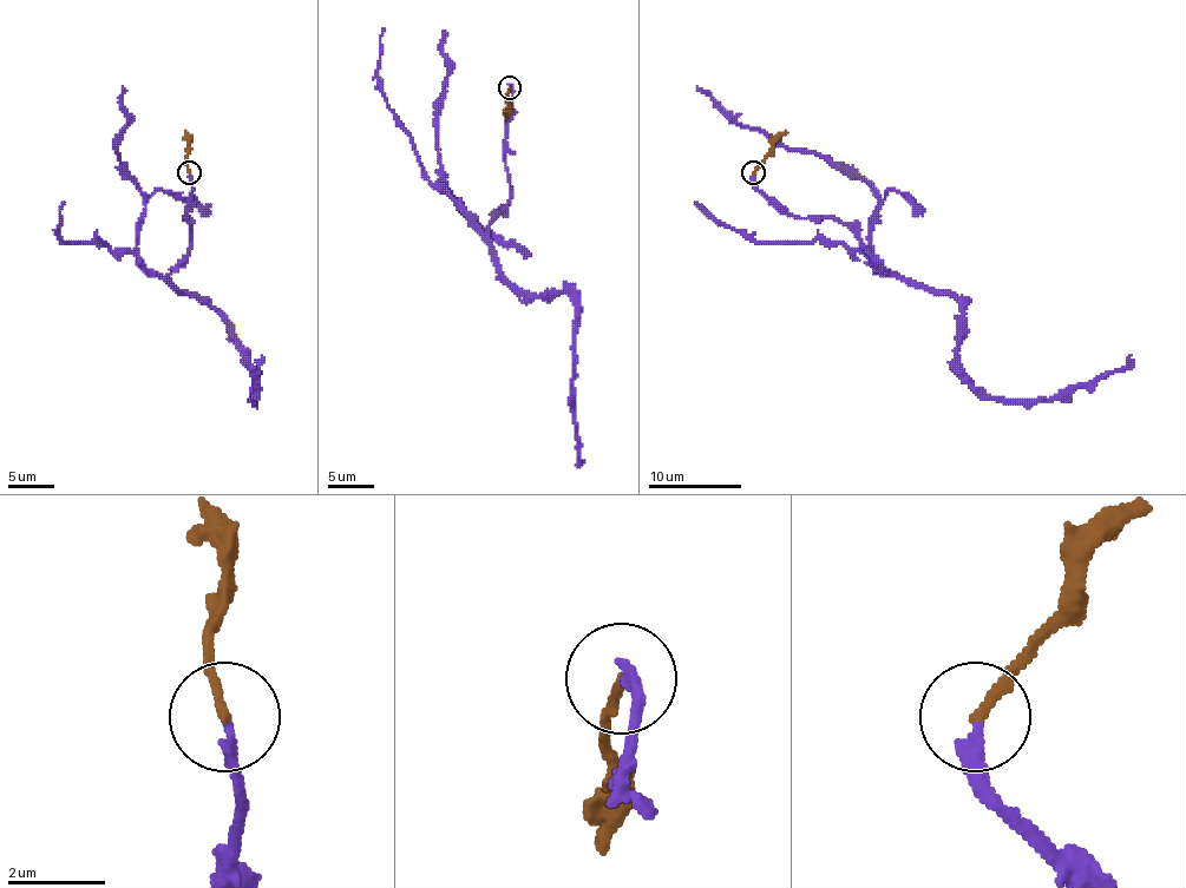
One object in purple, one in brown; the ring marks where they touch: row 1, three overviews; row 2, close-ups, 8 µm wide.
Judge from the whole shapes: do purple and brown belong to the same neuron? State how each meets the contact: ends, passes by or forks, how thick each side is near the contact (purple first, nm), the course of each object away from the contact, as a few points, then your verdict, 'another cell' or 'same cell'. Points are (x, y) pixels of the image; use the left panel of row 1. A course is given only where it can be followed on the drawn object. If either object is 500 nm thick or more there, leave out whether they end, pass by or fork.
purple ends | brown ends | 240/200 nm | purple via (190, 175), (185, 218), (190, 252), (169, 278), (229, 324), (229, 339), (253, 379), (253, 399), (262, 355) | brown via (190, 172), (185, 132) | same cell

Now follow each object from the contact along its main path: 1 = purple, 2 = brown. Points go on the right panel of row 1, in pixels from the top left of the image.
1: (753, 175), (790, 214), (837, 218), (890, 274), (960, 304), (957, 360), (978, 390), (1061, 399), (1132, 355)
2: (753, 172), (771, 144), (787, 132)

